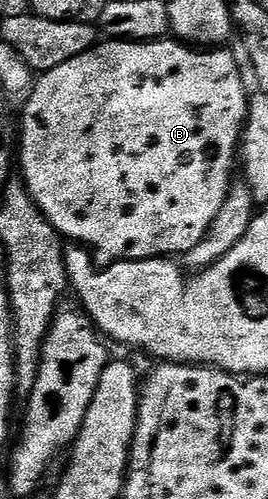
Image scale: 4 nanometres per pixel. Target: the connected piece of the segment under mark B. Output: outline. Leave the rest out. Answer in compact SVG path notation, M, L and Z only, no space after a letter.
M173 37L155 39L152 43L102 41L80 53L80 57L72 57L72 61L64 61L64 65L56 65L56 69L37 76L32 90L25 96L26 108L22 111L20 179L59 235L93 249L106 261L182 257L187 251L196 249L200 237L208 233L212 221L216 221L216 213L220 213L220 205L224 205L229 195L232 186L230 174L234 167L236 171L236 156L240 151L242 128L246 121L248 90L233 53L226 50L230 49L199 49Z

